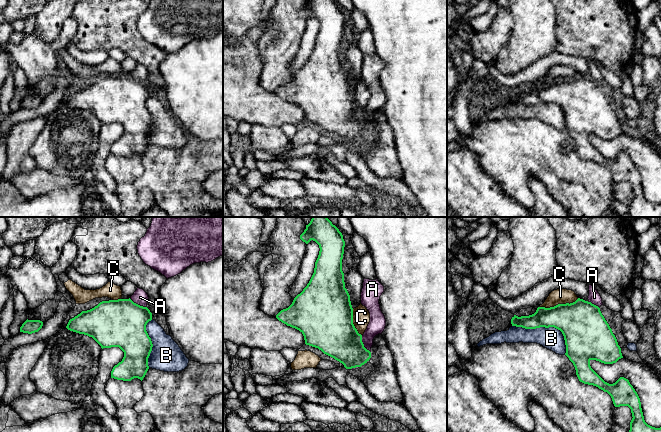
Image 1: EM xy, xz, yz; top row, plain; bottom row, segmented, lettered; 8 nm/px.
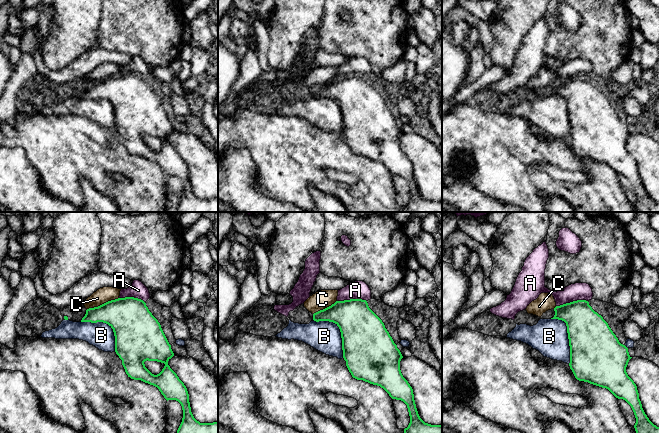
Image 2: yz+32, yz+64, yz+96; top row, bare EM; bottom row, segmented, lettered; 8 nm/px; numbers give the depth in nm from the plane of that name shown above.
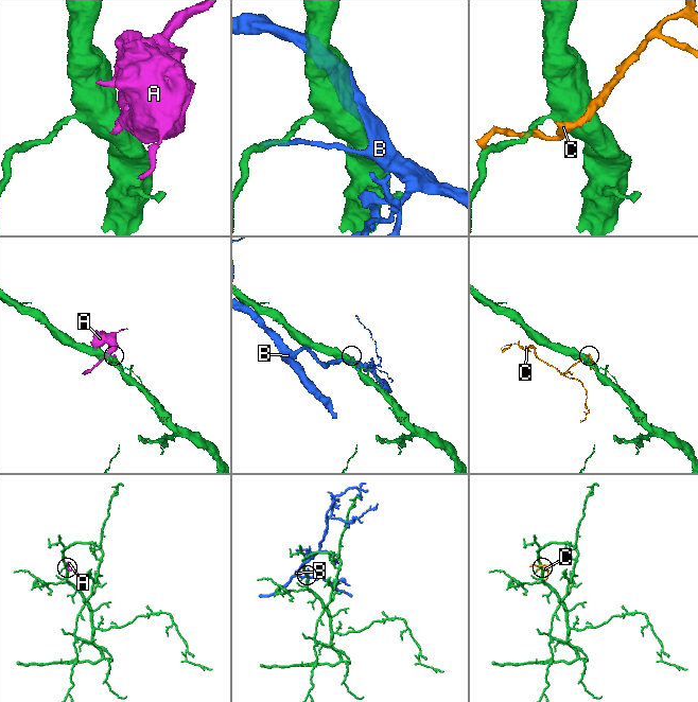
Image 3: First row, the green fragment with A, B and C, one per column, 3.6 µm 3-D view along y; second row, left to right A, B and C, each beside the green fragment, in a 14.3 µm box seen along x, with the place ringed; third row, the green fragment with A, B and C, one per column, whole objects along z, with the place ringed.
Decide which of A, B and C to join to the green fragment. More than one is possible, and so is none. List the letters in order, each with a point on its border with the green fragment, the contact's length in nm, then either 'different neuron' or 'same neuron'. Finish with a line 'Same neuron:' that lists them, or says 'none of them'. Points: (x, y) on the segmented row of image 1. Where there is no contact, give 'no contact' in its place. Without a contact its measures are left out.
A: xz (363, 344) | 160 nm | different neuron
B: yz (548, 327) | 500 nm | different neuron
C: yz (558, 304) | 320 nm | different neuron
Same neuron: none of them

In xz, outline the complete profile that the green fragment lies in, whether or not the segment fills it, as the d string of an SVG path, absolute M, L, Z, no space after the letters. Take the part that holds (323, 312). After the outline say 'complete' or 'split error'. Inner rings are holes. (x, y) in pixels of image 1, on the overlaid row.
M312 217L300 239L306 244L313 240L319 245L314 273L303 291L294 298L288 308L281 310L276 318L299 330L306 345L318 348L342 363L346 369L361 367L369 361L371 352L364 347L362 335L353 324L353 308L342 271L345 247L343 235L327 217Z | complete

